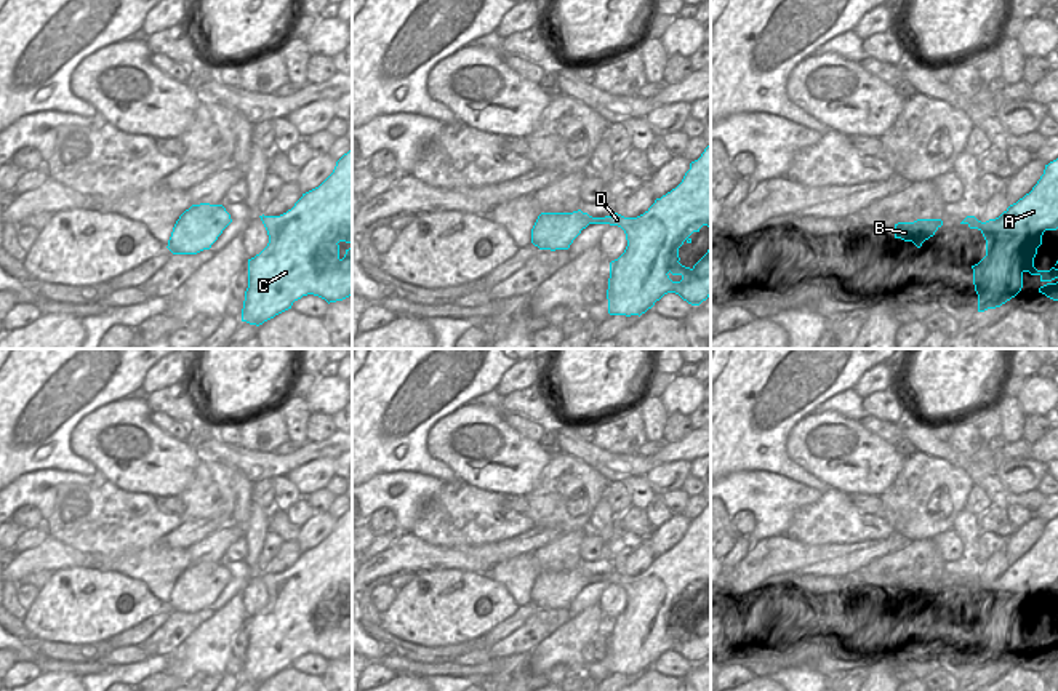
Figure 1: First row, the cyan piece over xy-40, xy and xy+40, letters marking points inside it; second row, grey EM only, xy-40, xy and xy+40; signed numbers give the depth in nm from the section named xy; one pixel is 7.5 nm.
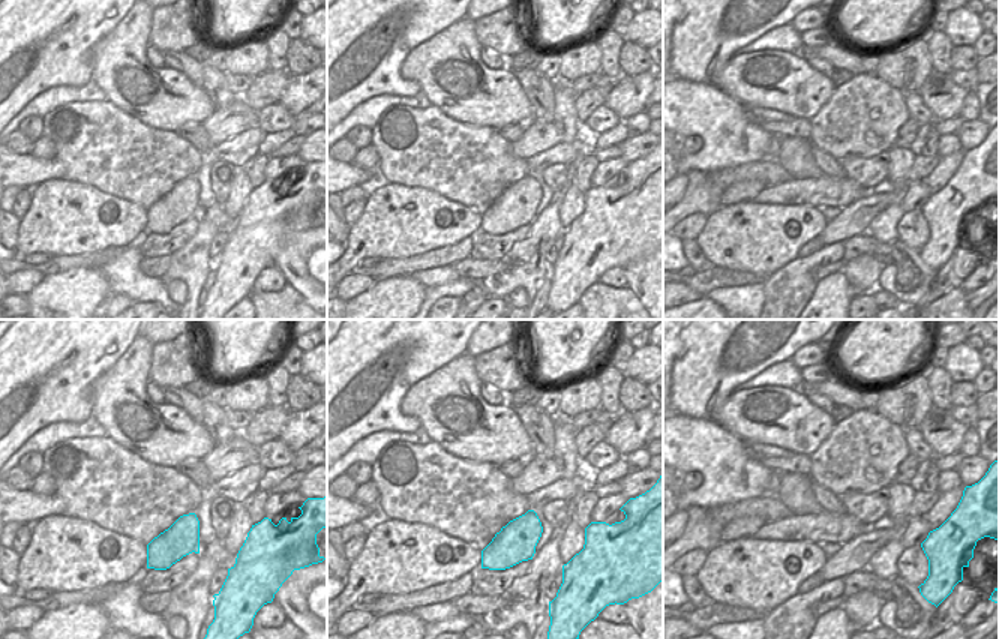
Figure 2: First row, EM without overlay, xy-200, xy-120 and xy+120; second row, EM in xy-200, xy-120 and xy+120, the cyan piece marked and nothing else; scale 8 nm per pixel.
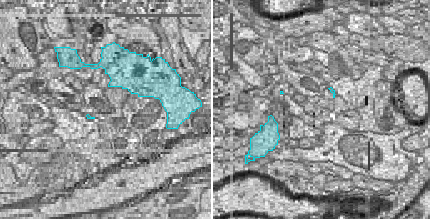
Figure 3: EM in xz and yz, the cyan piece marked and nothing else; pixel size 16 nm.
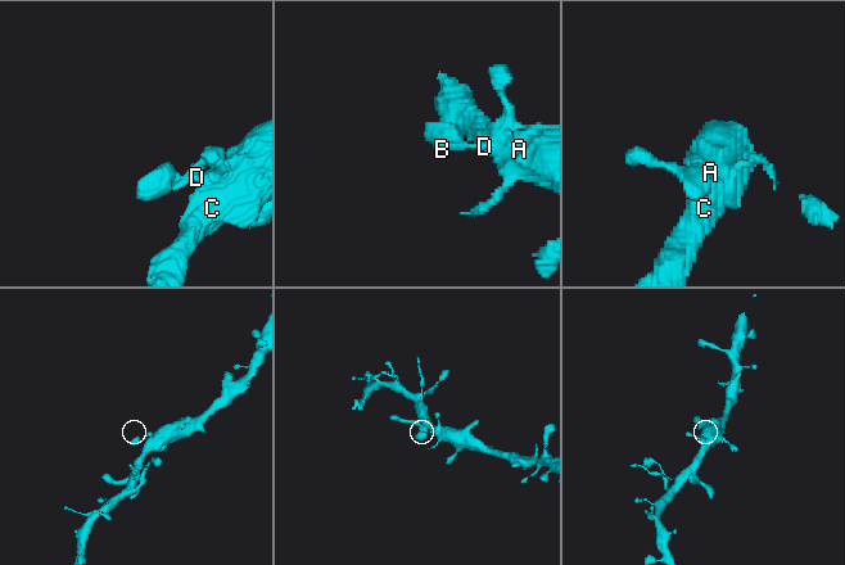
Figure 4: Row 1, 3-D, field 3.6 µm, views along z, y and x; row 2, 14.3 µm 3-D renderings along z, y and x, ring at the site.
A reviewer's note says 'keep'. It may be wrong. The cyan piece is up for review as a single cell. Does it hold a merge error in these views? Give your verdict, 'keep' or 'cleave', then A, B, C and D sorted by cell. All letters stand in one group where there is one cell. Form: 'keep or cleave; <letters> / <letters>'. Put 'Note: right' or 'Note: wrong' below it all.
keep; A B C D
Note: right

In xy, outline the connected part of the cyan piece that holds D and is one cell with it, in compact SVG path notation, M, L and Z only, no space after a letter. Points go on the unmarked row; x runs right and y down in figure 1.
M711 502L690 521L682 541L643 573L541 571L531 601L539 608L568 608L589 582L618 584L627 598L624 611L610 621L610 673L640 675L667 651L699 664L711 654L711 605L691 627L679 621L679 606L691 601L690 593L703 584L711 585Z

